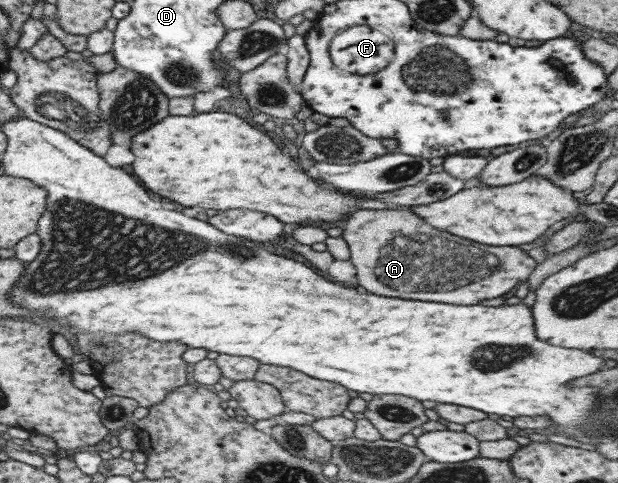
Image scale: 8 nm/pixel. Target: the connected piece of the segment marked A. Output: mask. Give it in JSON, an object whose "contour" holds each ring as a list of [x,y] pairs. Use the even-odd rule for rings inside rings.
{"contour":[[[407,207],[356,211],[347,221],[343,239],[351,250],[359,285],[385,297],[477,305],[518,287],[538,264],[519,246],[485,245],[434,229]]]}

